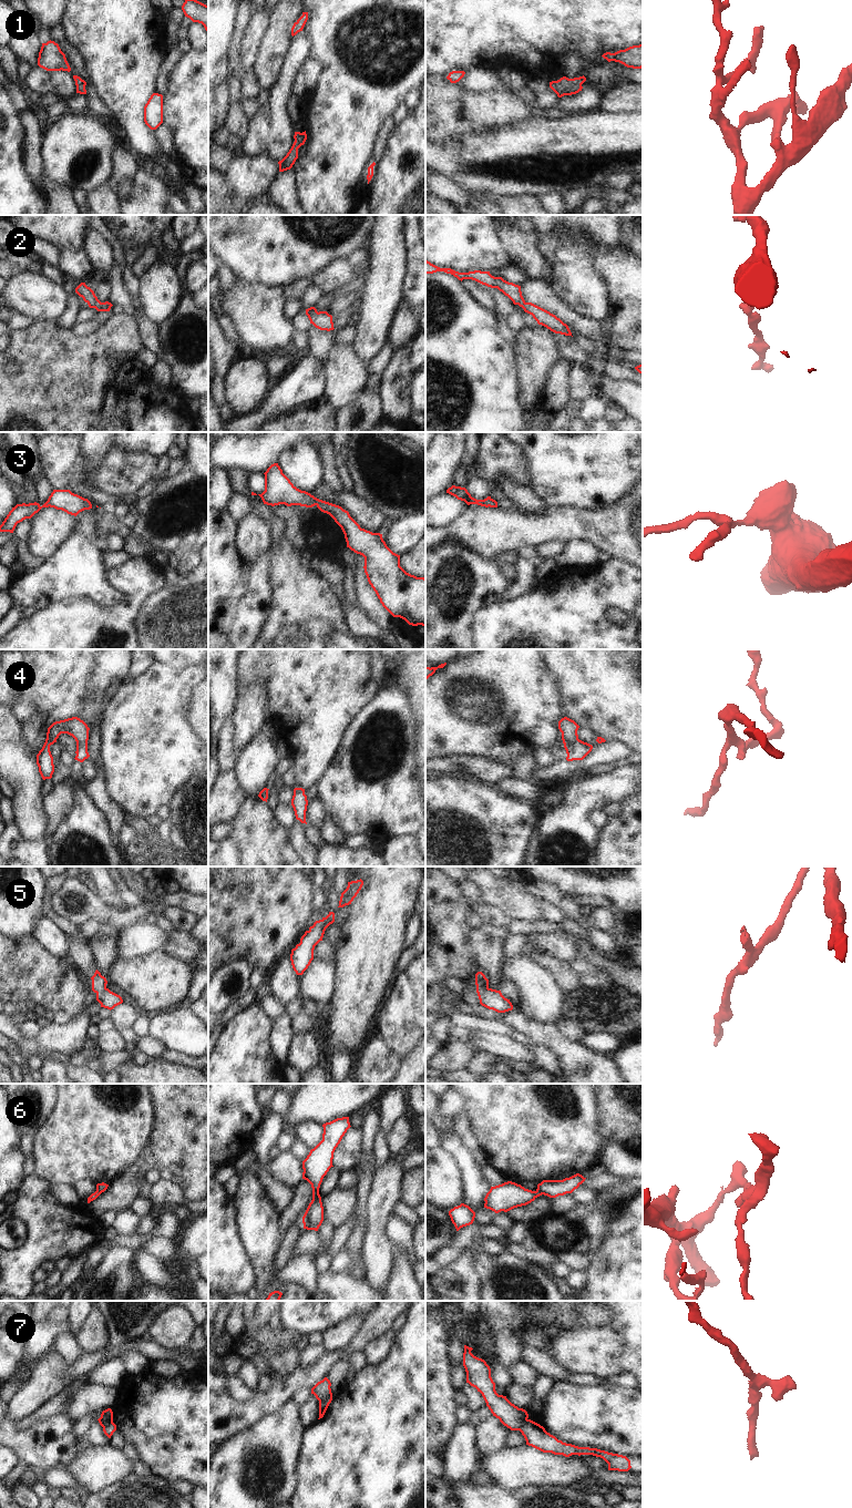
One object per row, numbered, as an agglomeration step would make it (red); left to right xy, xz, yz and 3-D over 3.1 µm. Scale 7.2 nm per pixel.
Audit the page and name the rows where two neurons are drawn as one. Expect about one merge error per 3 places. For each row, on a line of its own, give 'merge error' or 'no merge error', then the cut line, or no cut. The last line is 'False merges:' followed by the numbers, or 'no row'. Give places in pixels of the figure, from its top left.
1: no merge error; no cut
2: no merge error; no cut
3: no merge error; no cut
4: no merge error; no cut
5: no merge error; no cut
6: merge error; cut in xz along (318, 1193), (312, 1199)
7: merge error; cut in xz along (331, 1395), (319, 1401)
False merges: 6, 7

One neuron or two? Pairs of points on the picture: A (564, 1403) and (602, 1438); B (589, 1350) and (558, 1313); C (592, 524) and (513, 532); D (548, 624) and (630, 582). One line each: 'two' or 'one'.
A: one
B: two
C: one
D: one

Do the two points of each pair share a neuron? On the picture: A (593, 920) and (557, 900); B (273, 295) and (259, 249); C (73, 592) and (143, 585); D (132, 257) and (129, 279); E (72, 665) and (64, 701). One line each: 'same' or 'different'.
A: same
B: different
C: different
D: same
E: same

